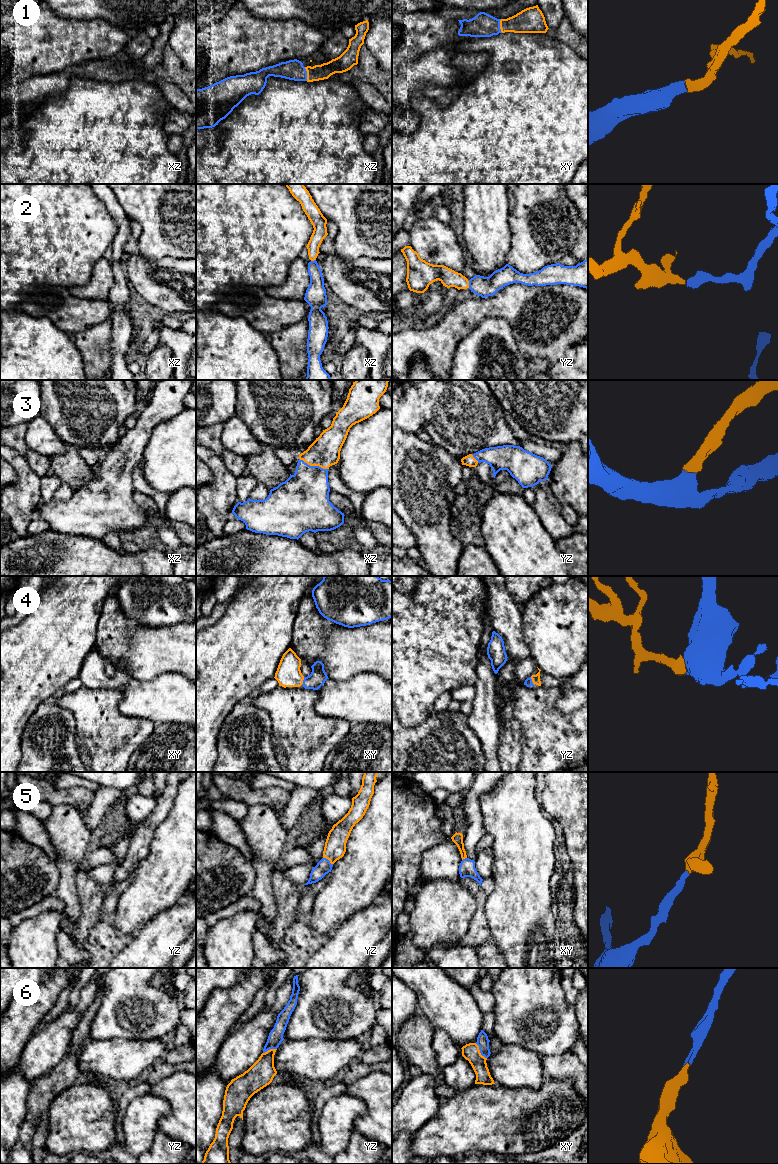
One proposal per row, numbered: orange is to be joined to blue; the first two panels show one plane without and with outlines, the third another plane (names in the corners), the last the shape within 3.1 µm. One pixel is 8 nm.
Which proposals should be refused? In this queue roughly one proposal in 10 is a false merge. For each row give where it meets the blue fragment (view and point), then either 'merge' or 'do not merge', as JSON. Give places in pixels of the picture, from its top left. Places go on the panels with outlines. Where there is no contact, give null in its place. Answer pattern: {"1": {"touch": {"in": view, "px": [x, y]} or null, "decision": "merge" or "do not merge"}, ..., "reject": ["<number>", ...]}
{"1": {"touch": {"in": "xz", "px": [306, 74]}, "decision": "merge"}, "2": {"touch": {"in": "yz", "px": [469, 284]}, "decision": "merge"}, "3": {"touch": {"in": "xz", "px": [314, 466]}, "decision": "merge"}, "4": {"touch": {"in": "xy", "px": [303, 681]}, "decision": "merge"}, "5": {"touch": {"in": "yz", "px": [328, 860]}, "decision": "merge"}, "6": {"touch": {"in": "xy", "px": [480, 1051]}, "decision": "merge"}, "reject": []}

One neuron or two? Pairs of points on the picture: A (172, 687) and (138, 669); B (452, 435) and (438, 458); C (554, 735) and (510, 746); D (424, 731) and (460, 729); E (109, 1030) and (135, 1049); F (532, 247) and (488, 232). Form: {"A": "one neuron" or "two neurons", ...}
{"A": "two neurons", "B": "two neurons", "C": "two neurons", "D": "one neuron", "E": "two neurons", "F": "two neurons"}

